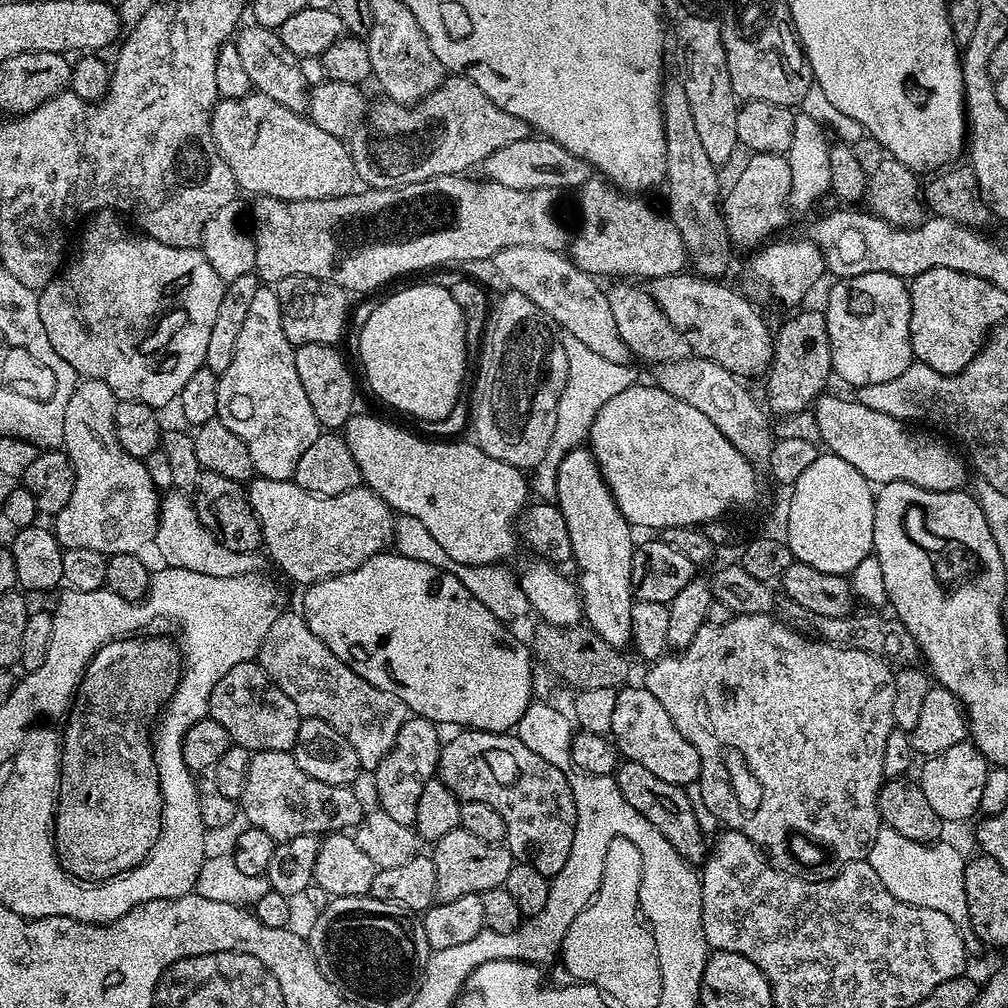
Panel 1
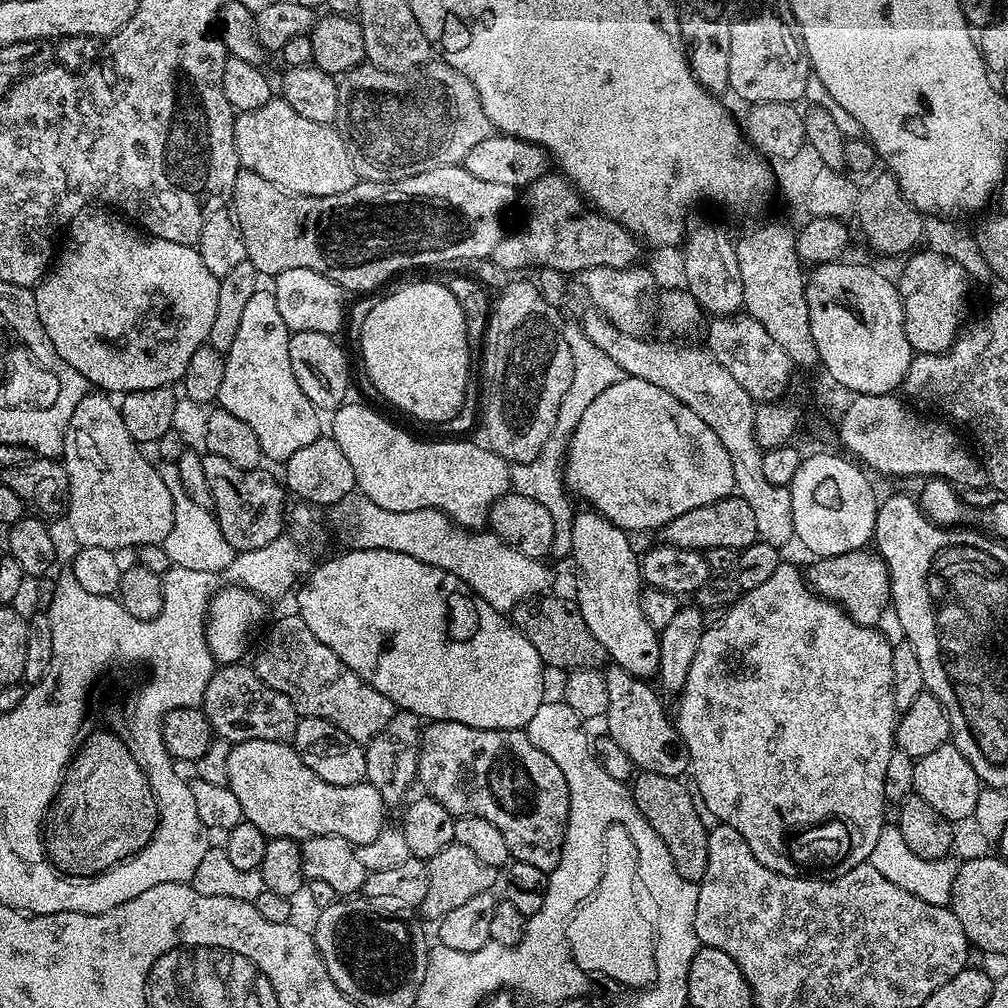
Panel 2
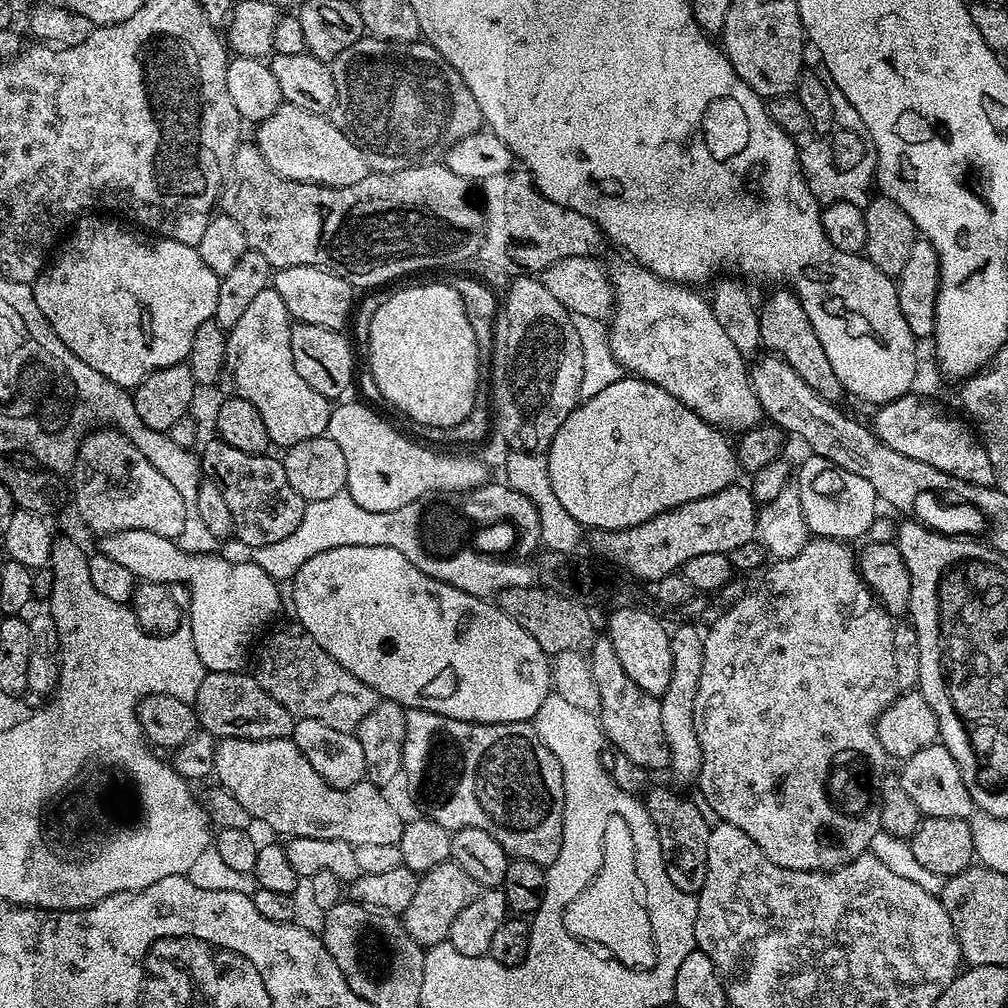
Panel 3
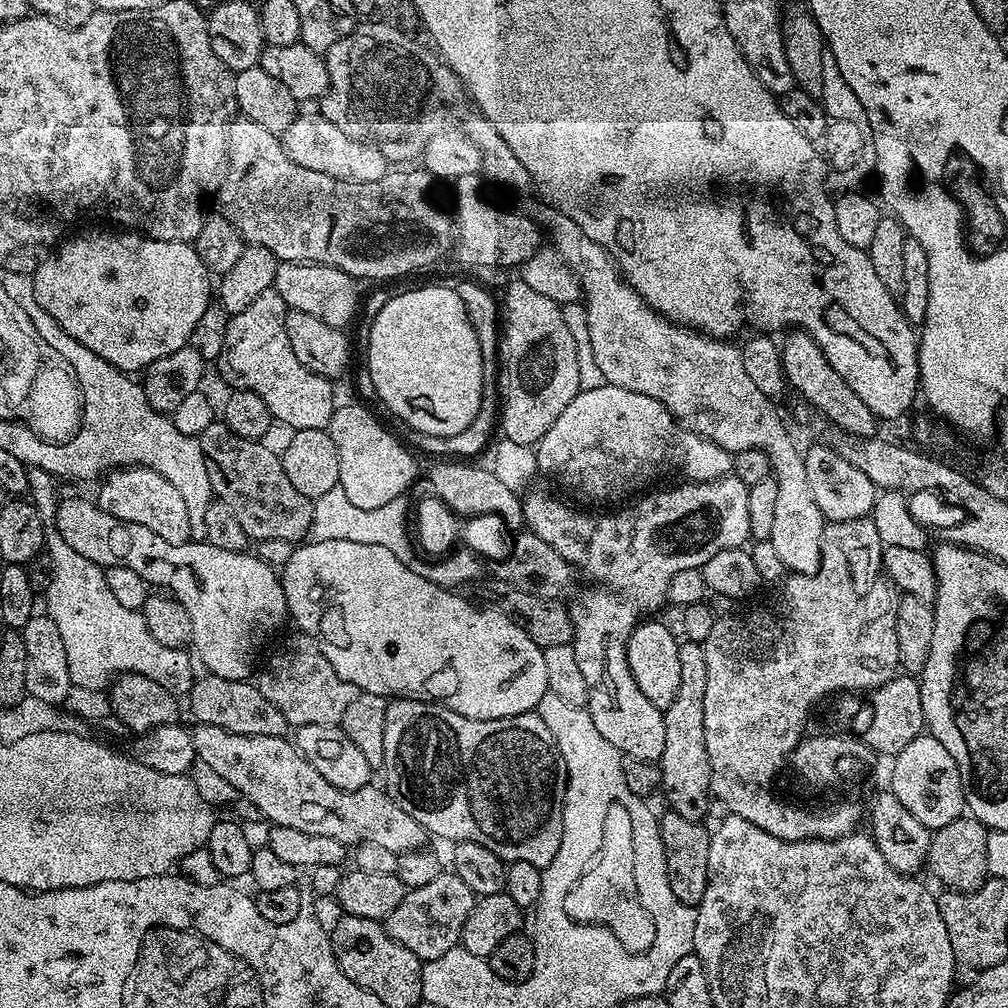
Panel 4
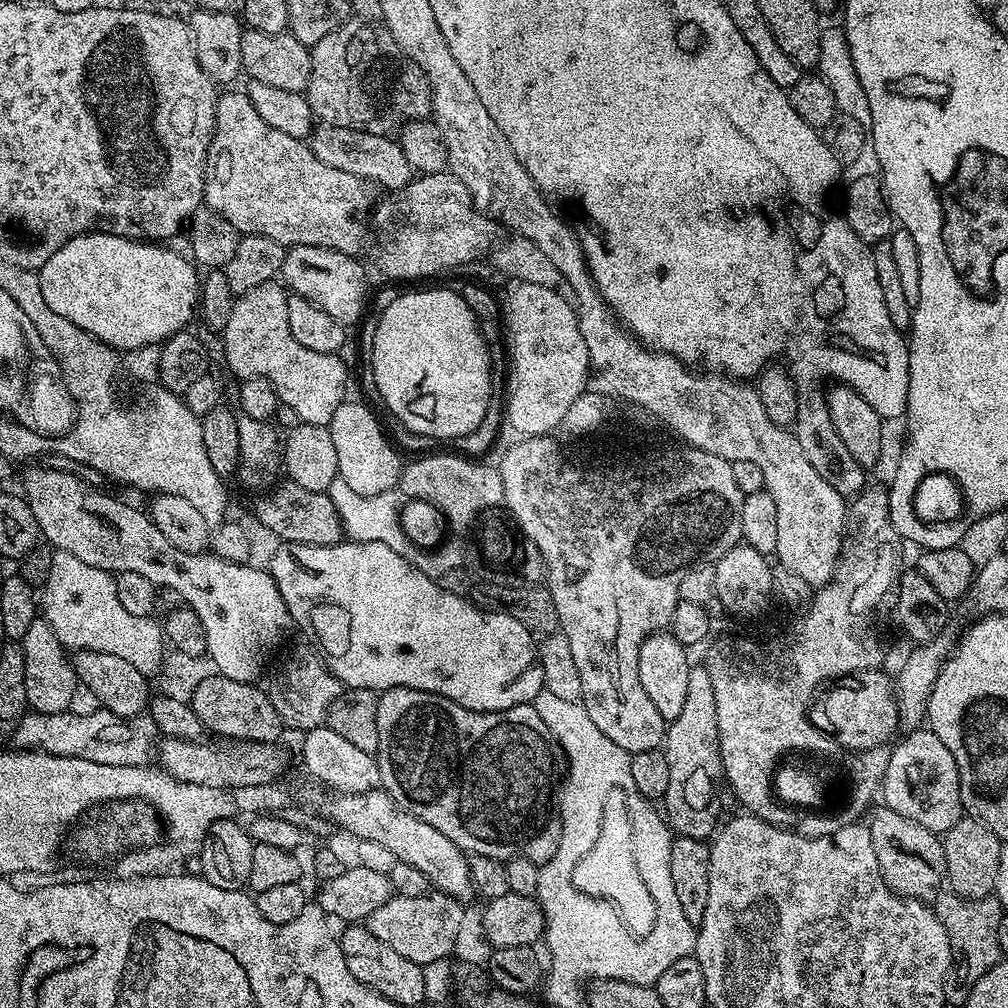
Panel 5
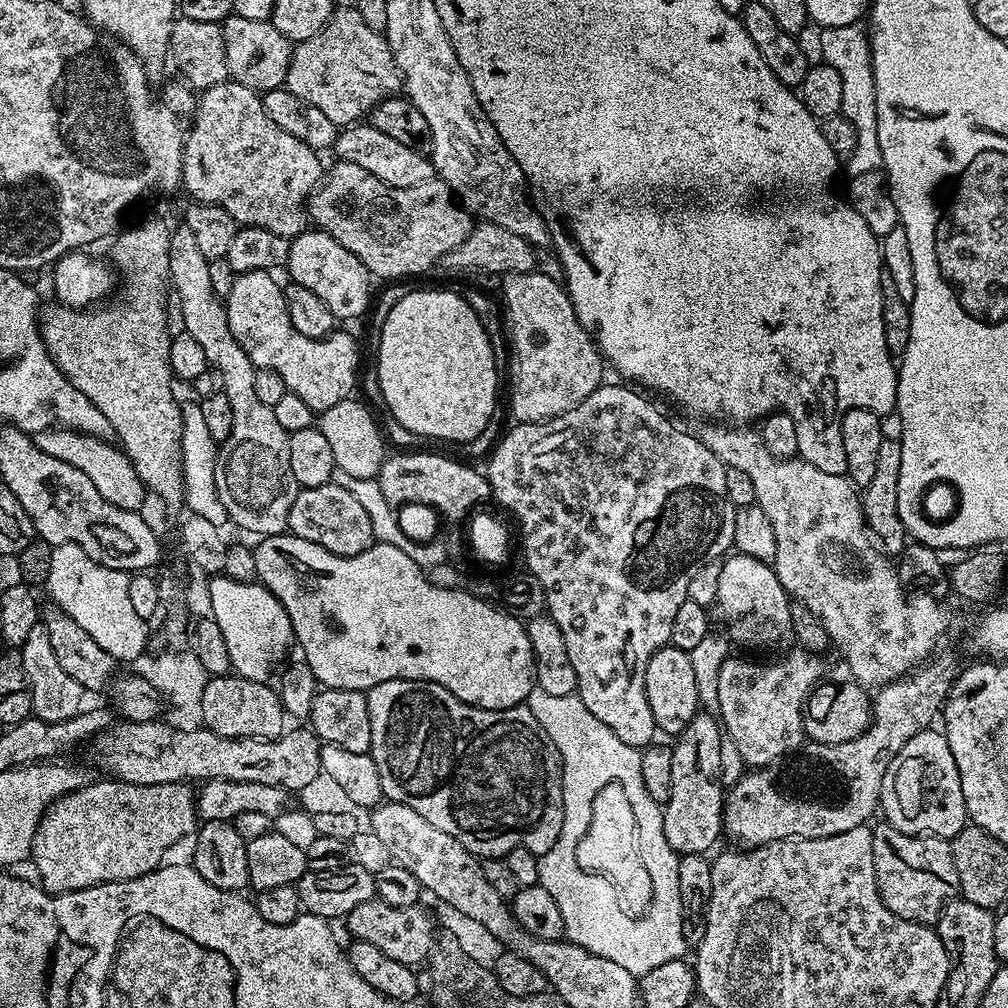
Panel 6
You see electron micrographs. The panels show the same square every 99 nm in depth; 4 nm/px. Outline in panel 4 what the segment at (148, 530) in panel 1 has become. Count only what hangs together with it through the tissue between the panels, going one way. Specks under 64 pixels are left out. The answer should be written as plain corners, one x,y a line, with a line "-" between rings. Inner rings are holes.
129,466
109,471
103,477
104,485
100,488
98,503
114,518
126,522
138,522
138,526
146,526
146,530
154,530
158,538
166,538
166,542
187,544
192,540
190,534
190,510
186,510
186,501
182,494
149,468

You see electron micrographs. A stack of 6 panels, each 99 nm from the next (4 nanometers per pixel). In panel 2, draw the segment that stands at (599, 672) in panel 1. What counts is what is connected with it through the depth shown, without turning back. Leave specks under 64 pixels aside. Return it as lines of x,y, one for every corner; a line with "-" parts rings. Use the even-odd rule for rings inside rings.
545,594
535,596
533,600
523,600
510,613
512,623
520,629
520,633
527,638
530,646
534,646
534,650
538,650
538,658
549,669
603,669
608,655
602,642
598,642
598,638
594,638
594,634
590,634
590,626
586,626
575,603
571,599
563,600
562,597
556,595

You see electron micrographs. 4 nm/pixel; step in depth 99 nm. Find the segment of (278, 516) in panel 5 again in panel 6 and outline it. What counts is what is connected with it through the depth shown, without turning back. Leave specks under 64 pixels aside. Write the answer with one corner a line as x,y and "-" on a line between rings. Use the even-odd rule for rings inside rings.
329,482
313,488
301,488
294,498
294,506
290,506
288,532
298,538
306,538
306,542
314,542
322,546
322,550
330,550
330,554
339,556
357,556
367,548
371,548
376,535
374,526
370,526
370,514
366,514
362,502
335,482

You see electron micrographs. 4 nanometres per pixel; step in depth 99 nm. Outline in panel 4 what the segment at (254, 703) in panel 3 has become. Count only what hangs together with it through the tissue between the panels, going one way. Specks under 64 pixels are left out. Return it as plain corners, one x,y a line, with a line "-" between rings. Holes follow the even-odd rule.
204,674
201,680
200,677
193,679
186,700
196,724
222,726
222,730
247,736
287,737
290,732
286,718
282,718
282,710
278,710
278,706
274,706
274,702
270,702
270,698
262,694
259,686
248,680
231,680

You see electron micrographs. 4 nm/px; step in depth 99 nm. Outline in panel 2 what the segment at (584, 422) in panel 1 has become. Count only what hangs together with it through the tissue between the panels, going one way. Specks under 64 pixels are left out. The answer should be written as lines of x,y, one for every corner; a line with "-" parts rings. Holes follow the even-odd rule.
569,323
564,329
564,337
566,342
570,342
570,352
574,358
574,378
570,380
570,390
566,390
566,395
562,398
556,425
550,438
546,438
546,446
538,450
538,458
525,464
511,465
511,491
526,494
526,498
534,498
534,502
539,502
549,512
550,518
554,518
554,542
551,555
568,558
572,555
572,517
574,515
573,497
564,482
564,461
568,459
568,443
582,418
582,413
590,406
590,402
594,402
594,398
598,398
602,390
610,390
614,382
621,380
622,373
618,362
614,362
614,358
610,358
600,350
584,333
579,323

